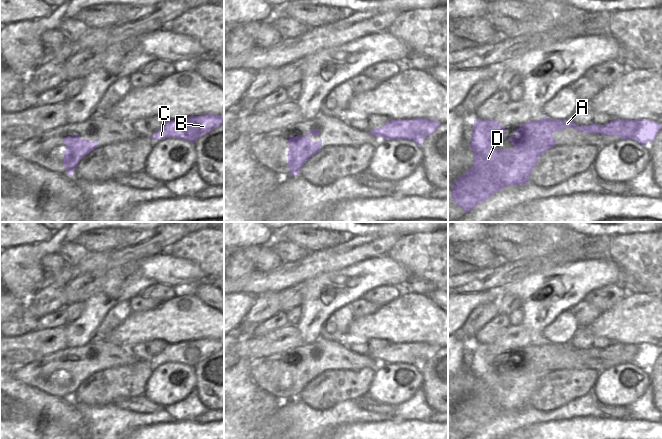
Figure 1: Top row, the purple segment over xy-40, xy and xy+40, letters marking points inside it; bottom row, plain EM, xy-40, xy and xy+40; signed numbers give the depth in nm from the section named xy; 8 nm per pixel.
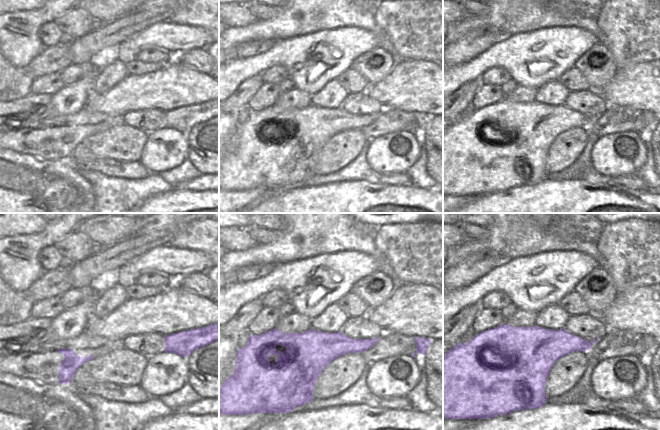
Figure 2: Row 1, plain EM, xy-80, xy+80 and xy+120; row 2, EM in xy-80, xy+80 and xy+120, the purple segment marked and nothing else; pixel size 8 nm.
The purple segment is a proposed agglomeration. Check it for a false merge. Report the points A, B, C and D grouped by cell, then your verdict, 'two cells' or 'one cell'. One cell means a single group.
groups A B C D; one cell

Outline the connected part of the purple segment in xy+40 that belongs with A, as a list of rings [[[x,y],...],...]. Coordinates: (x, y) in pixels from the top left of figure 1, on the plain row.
[[[543,341],[541,344],[531,344],[521,348],[514,354],[515,360],[509,361],[513,373],[499,374],[493,367],[492,362],[499,362],[499,356],[506,360],[505,352],[493,344],[474,344],[474,355],[470,365],[470,372],[474,375],[474,387],[464,398],[459,400],[452,409],[452,425],[464,433],[467,438],[481,426],[487,424],[499,414],[507,410],[521,410],[530,406],[530,397],[538,387],[540,381],[549,373],[556,370],[553,356],[559,356],[565,352],[573,352],[585,358],[603,358],[605,360],[619,360],[620,364],[635,364],[646,371],[648,365],[653,366],[662,349],[651,344],[612,344],[599,350],[577,350],[571,344],[551,344]]]

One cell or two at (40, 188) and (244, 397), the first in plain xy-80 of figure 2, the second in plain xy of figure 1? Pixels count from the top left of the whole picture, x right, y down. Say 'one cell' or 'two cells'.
one cell

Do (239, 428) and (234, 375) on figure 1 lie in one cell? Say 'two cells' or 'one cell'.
one cell

